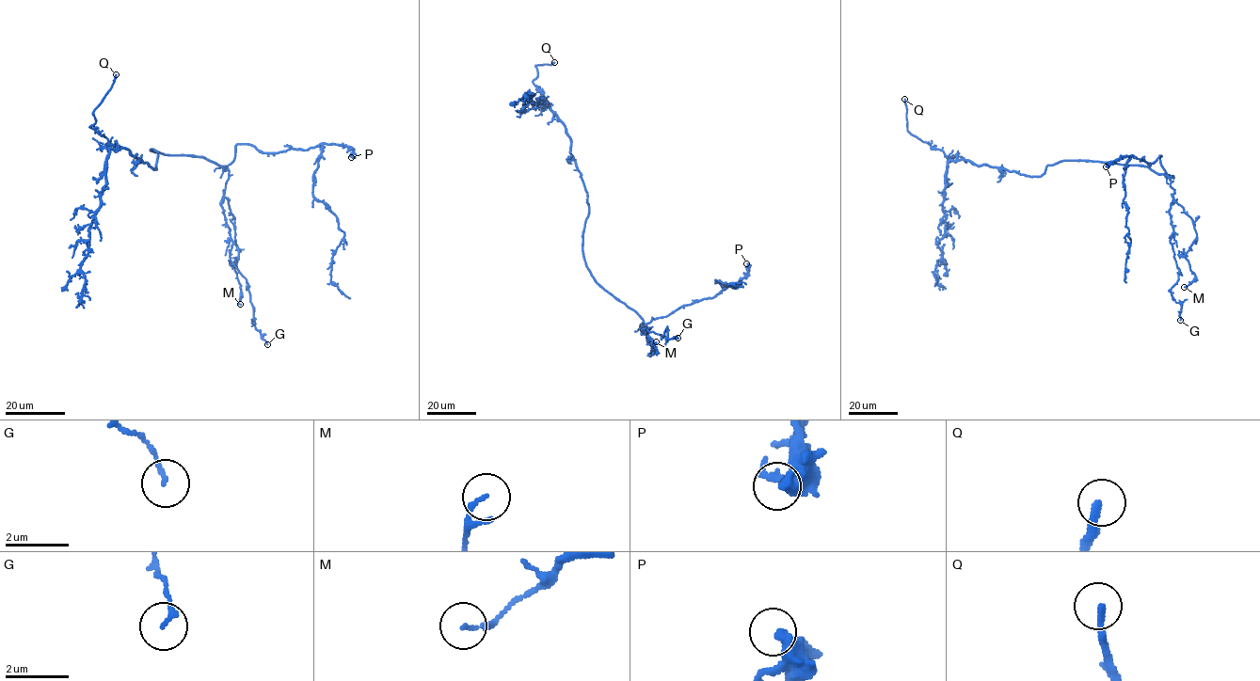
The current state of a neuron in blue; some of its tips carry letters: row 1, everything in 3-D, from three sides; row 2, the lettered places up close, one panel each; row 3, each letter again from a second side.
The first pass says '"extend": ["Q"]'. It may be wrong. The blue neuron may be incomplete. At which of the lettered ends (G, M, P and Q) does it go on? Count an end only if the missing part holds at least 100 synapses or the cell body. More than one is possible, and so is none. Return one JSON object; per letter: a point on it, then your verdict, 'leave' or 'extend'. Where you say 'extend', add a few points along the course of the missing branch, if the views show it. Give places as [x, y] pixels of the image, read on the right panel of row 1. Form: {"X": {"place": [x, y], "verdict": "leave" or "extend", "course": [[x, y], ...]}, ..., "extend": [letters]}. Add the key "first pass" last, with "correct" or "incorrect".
{"G": {"place": [1180, 320], "verdict": "leave"}, "M": {"place": [1184, 287], "verdict": "leave"}, "P": {"place": [1106, 166], "verdict": "leave"}, "Q": {"place": [904, 99], "verdict": "extend", "course": [[904, 99], [907, 83], [905, 86], [907, 87]]}, "extend": ["Q"], "first pass": "correct"}

